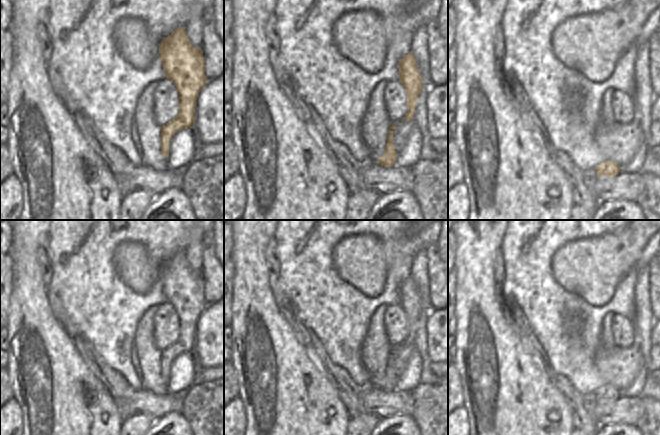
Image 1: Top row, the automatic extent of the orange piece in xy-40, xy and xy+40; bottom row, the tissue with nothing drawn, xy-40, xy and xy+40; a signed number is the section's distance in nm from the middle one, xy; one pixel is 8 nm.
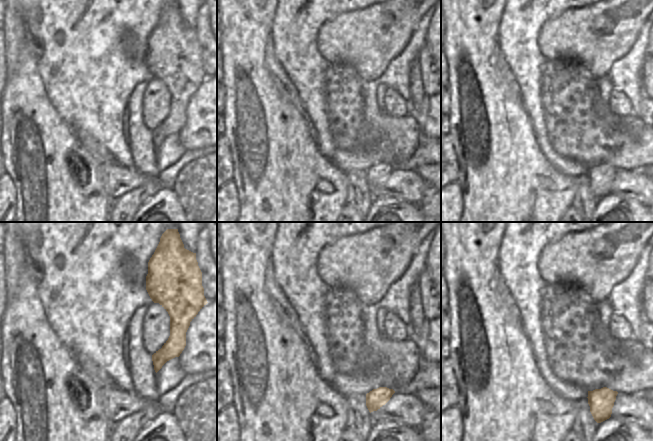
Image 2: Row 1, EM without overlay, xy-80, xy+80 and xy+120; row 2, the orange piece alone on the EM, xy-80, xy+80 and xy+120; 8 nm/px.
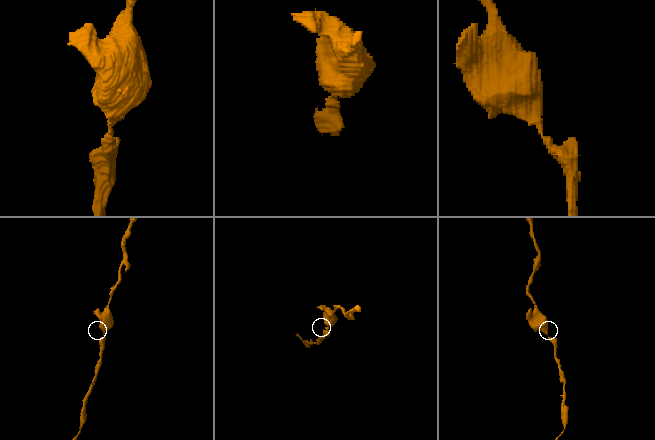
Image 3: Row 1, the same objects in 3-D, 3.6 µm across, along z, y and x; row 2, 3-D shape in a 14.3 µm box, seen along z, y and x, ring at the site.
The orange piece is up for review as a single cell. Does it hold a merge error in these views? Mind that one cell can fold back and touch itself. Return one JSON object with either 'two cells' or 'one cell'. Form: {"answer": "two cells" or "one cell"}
{"answer": "one cell"}

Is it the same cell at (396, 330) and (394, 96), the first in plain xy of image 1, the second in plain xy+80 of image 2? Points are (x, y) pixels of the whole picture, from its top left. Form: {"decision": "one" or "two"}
{"decision": "one"}

